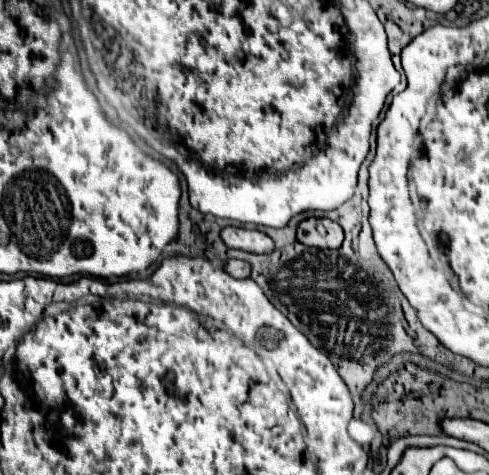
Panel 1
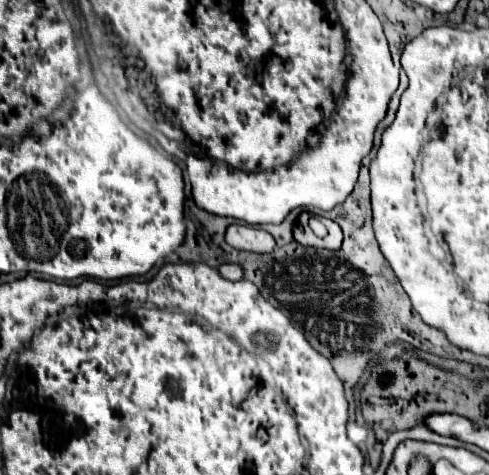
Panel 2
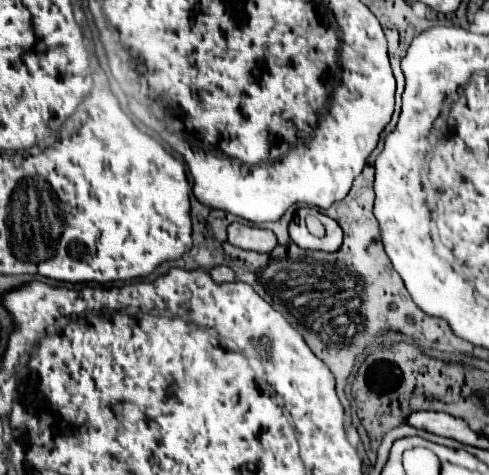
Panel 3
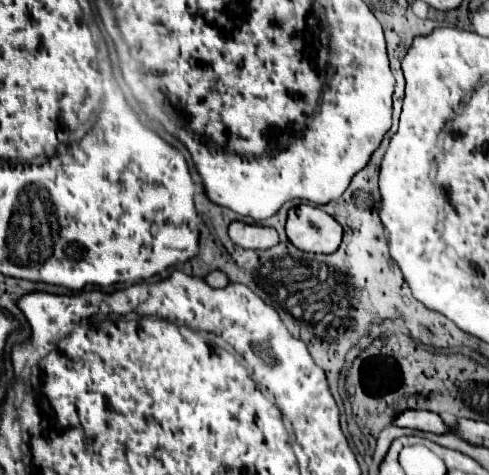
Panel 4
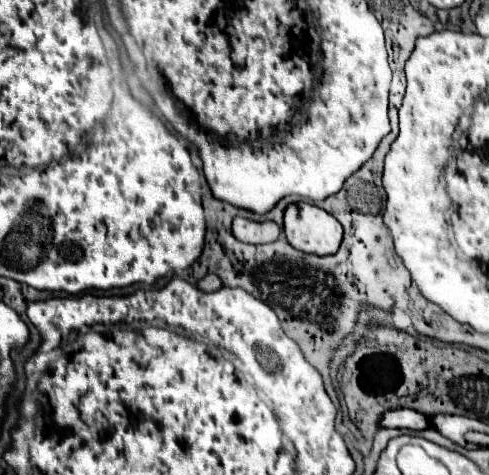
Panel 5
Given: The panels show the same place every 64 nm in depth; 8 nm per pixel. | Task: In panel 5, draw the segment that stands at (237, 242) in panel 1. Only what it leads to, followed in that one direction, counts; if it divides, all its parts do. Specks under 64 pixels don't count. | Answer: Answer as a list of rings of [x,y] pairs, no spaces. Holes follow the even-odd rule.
[[[236,216],[234,224],[232,224],[232,232],[242,242],[266,244],[266,242],[272,242],[272,240],[276,240],[280,236],[280,226],[276,222],[272,222],[272,220],[254,222],[250,218]]]

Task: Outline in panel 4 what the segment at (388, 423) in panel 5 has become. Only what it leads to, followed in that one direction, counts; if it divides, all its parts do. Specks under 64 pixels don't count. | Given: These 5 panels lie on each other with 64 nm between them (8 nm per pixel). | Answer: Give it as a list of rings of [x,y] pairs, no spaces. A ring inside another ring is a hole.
[[[424,410],[400,412],[392,420],[392,424],[404,426],[404,428],[414,428],[414,430],[424,430],[424,432],[436,432],[436,434],[450,432],[450,426],[440,416],[436,416],[434,412],[424,412]]]

